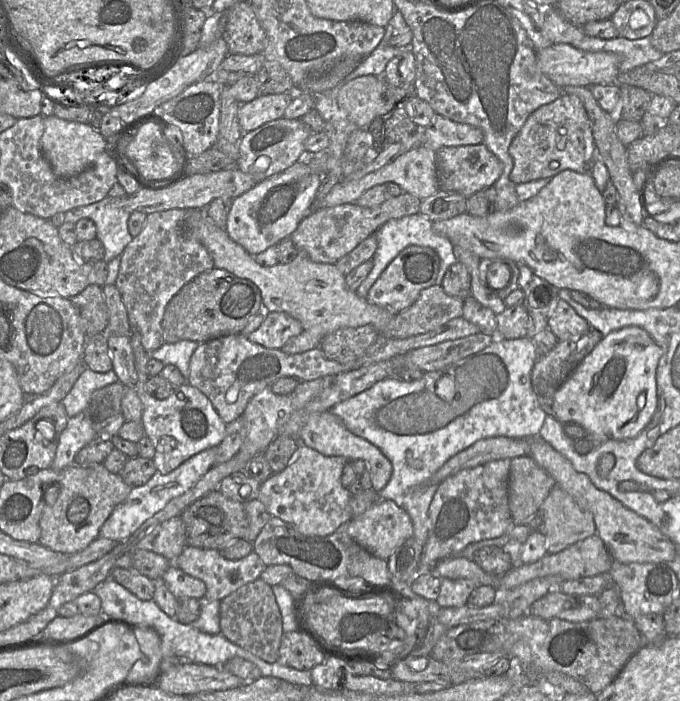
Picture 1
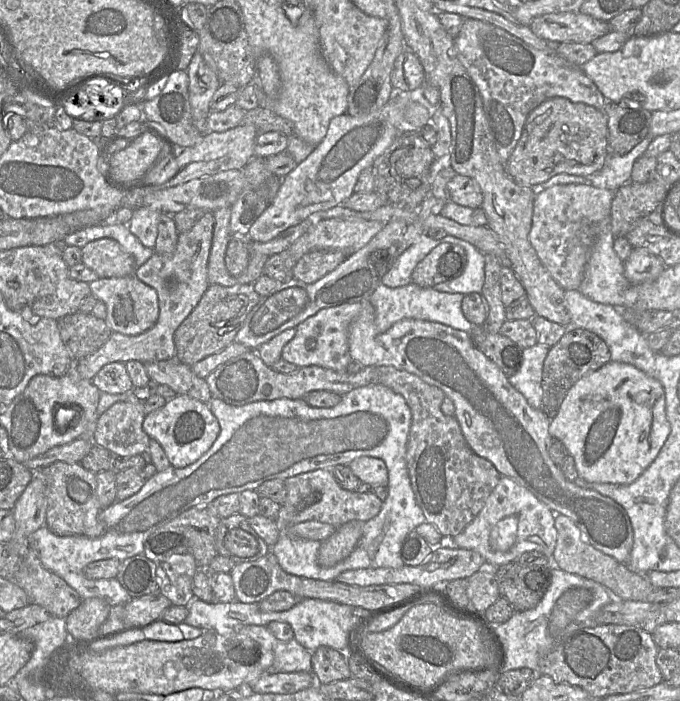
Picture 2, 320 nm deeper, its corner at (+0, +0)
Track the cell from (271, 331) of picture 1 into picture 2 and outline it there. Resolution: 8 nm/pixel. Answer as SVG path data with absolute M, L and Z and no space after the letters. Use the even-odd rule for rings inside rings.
M361 303L342 304L324 308L295 327L295 336L283 347L281 357L300 368L321 366L346 371L352 358L349 352L348 330L351 321L361 310Z

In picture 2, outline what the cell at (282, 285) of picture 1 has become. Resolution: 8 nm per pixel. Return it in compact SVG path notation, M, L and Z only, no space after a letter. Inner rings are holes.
M369 299L363 300L361 302L361 310L355 316L355 318L351 321L348 330L348 344L349 344L349 352L350 356L353 360L360 362L364 367L365 366L392 366L399 370L404 370L409 373L415 374L420 377L426 383L436 386L440 388L447 397L449 397L455 406L455 418L457 419L462 434L465 438L466 443L470 447L470 449L480 457L485 458L490 461L497 471L501 474L501 476L508 476L527 488L531 491L540 501L545 503L553 512L559 512L567 517L569 517L580 529L585 540L590 543L593 547L600 550L601 552L613 557L618 562L627 564L630 558L630 553L633 547L633 529L629 519L629 516L626 510L613 499L603 496L599 492L582 488L576 485L574 482L569 481L563 474L560 466L551 459L549 455L549 444L552 441L552 438L549 433L549 427L551 420L546 416L546 414L542 411L542 409L535 409L529 405L526 398L511 385L508 380L508 376L492 361L490 360L481 350L479 350L476 345L473 343L470 334L452 328L450 326L431 322L426 320L417 320L417 319L403 319L401 321L393 324L388 330L383 333L379 333L376 329L375 324L375 309L371 304Z

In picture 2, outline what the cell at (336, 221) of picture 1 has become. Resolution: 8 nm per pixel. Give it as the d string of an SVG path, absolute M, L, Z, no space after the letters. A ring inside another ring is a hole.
M313 250L301 256L293 268L293 277L305 282L314 283L333 271L346 258L337 250Z

